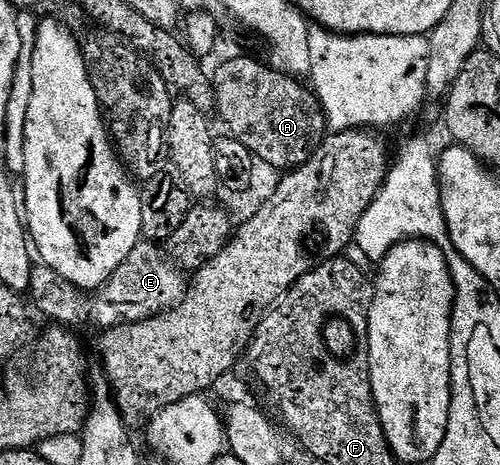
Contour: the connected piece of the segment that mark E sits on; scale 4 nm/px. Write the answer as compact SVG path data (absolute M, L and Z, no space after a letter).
M141 240L135 245L119 268L101 287L91 291L68 282L55 270L42 264L34 265L28 297L32 307L61 326L75 328L77 324L89 322L99 330L121 324L134 324L150 320L159 313L168 312L185 296L188 279L183 276L181 266L158 243Z

